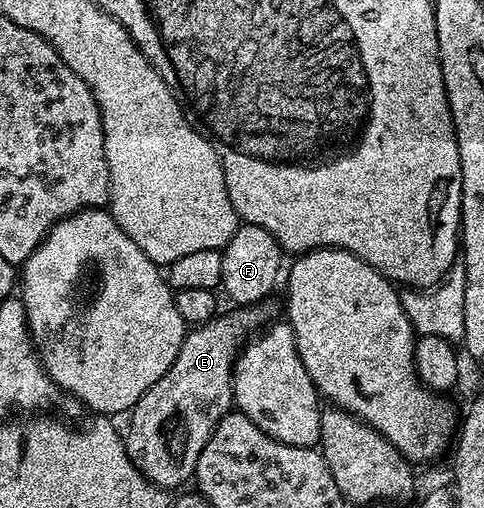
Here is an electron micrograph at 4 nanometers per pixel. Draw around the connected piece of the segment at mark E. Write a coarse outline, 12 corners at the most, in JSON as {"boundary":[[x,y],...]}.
{"boundary":[[260,302],[192,327],[129,413],[149,483],[194,477],[233,411],[235,357],[272,323]]}

